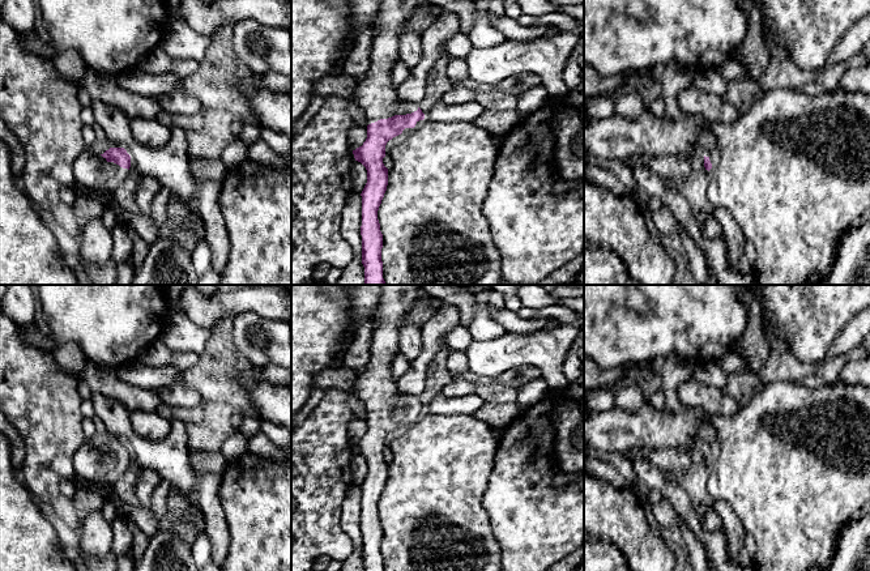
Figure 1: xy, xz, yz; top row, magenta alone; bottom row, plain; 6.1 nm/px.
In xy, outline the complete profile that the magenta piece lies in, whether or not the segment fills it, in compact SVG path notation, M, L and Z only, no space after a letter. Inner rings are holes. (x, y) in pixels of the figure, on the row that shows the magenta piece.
M110 148L103 154L84 150L72 161L74 182L102 192L115 192L125 180L131 155L124 148Z

